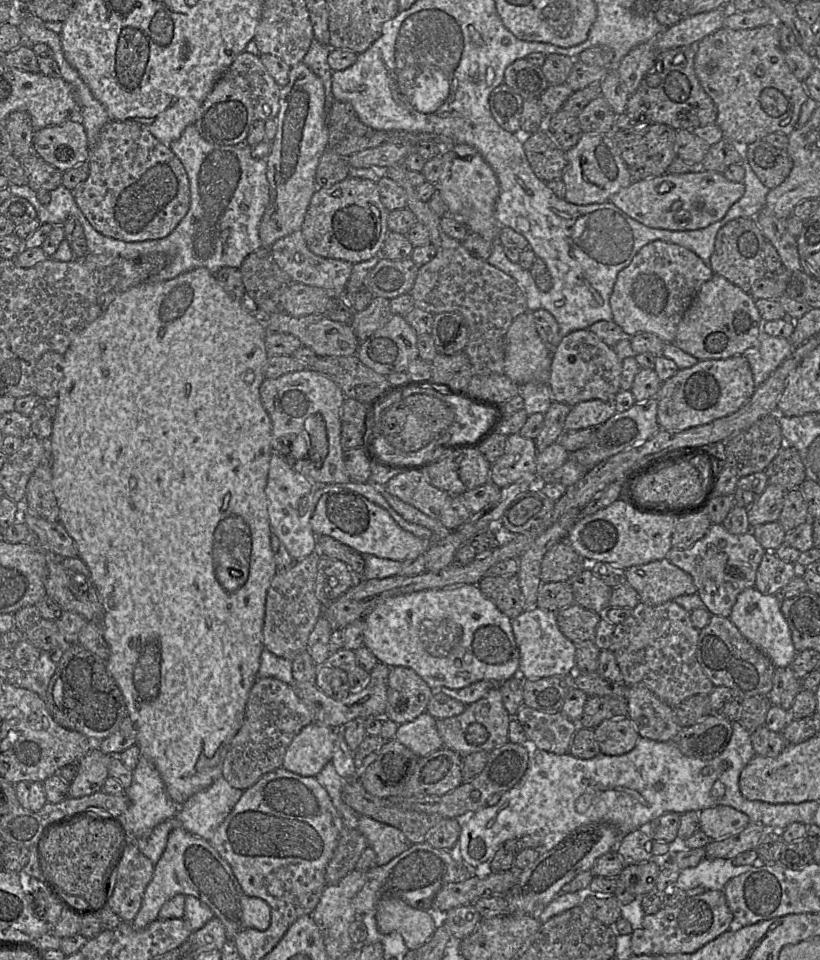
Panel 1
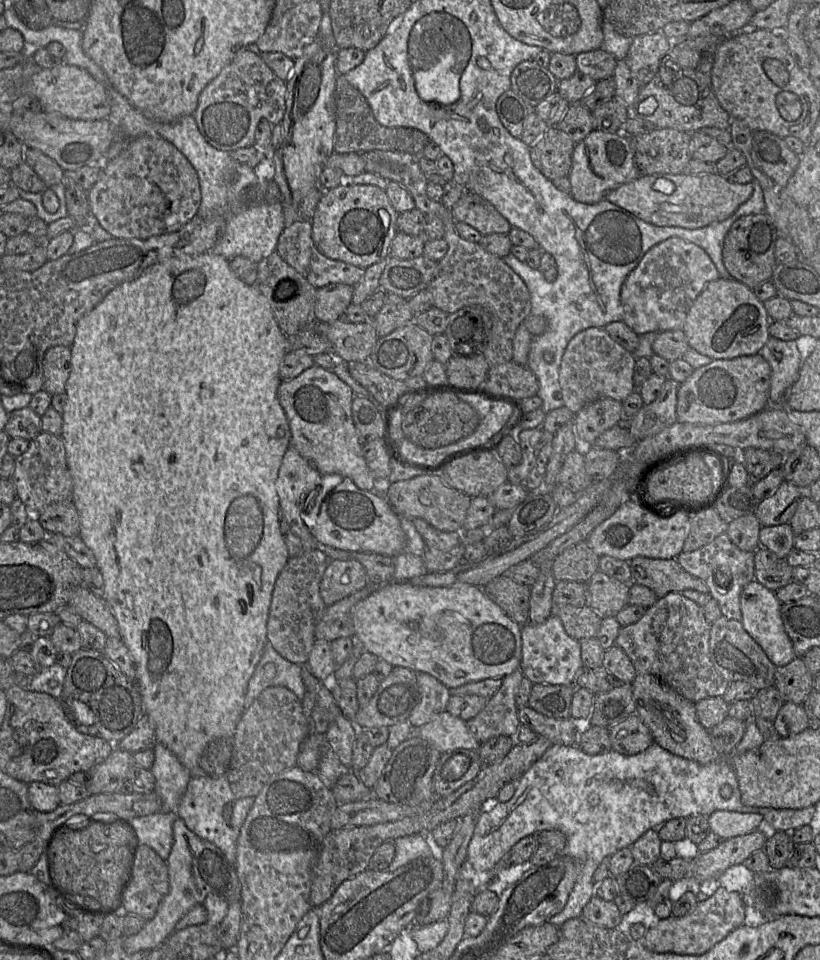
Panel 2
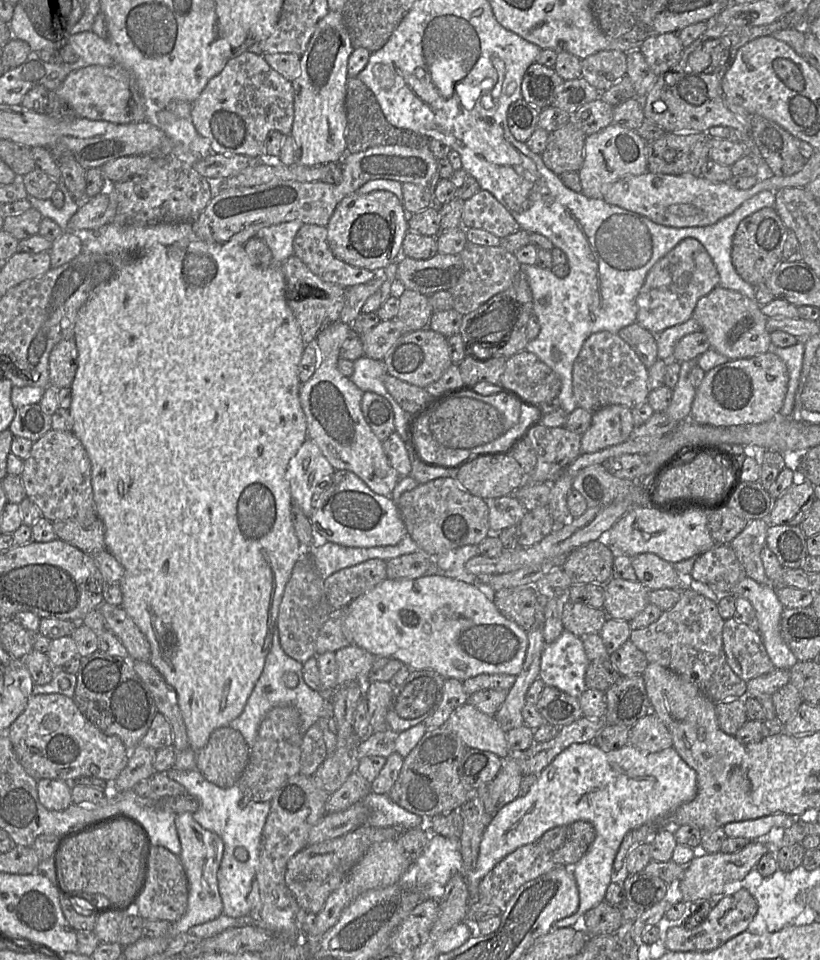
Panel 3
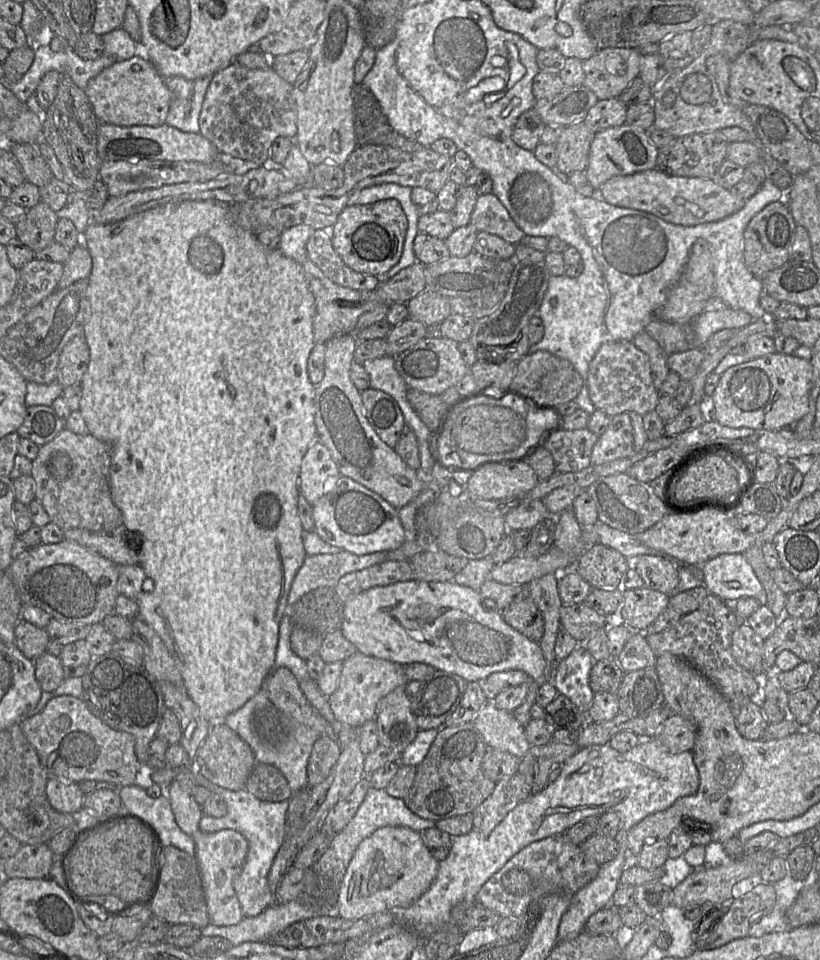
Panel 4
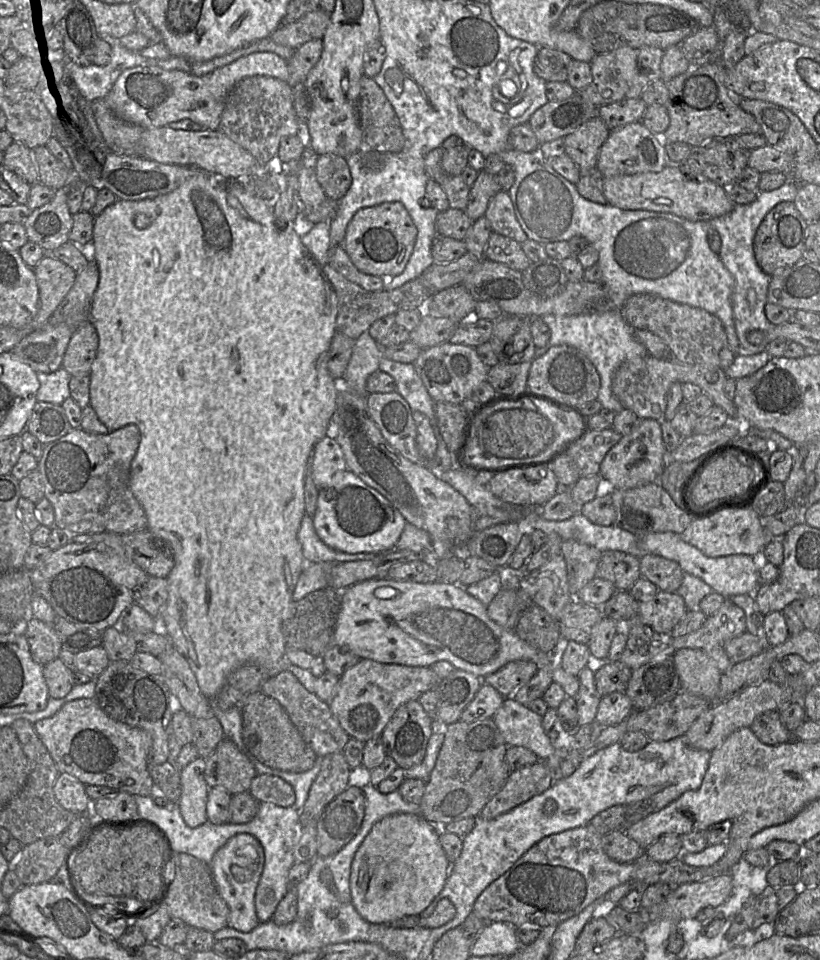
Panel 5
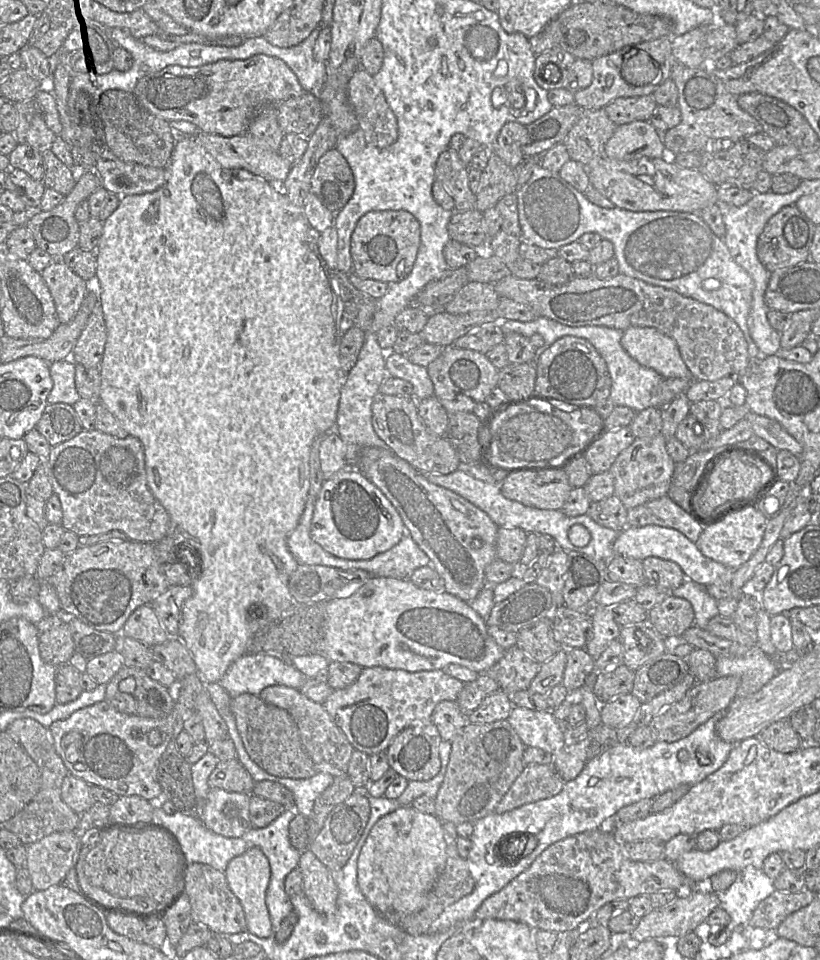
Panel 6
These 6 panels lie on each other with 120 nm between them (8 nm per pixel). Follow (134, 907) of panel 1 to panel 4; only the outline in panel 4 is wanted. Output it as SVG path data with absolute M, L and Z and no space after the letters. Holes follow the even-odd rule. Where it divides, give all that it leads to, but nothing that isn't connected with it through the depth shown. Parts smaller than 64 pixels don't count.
M173 846L160 847L156 856L158 879L146 907L152 915L169 924L190 925L202 929L209 924L200 868L195 856Z

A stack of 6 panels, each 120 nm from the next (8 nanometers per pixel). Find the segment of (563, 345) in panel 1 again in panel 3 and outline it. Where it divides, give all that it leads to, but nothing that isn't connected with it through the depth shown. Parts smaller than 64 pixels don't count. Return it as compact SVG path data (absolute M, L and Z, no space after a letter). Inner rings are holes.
M600 331L583 343L572 369L573 396L577 406L590 412L618 404L633 409L648 402L648 369L634 350L617 334Z

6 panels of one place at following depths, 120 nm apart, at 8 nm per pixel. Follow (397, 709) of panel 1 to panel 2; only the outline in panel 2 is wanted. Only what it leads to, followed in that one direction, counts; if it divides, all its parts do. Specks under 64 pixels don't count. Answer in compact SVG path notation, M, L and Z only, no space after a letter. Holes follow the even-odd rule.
M416 672L420 700L412 709L408 722L418 728L445 712L451 693L448 687L425 672Z

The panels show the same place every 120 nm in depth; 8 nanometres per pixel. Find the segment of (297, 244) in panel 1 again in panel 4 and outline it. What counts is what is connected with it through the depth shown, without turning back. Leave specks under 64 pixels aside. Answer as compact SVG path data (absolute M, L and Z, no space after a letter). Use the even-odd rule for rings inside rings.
M317 229L306 244L307 255L323 273L334 283L359 291L373 291L380 280L373 275L362 274L349 268L335 251L332 237Z

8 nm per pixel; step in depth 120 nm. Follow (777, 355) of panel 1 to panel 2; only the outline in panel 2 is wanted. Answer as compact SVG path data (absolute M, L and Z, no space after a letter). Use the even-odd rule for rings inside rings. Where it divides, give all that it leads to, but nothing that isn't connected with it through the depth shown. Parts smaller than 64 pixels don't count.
M770 337L765 345L769 348L769 354L771 357L771 363L769 363L771 367L771 385L769 392L769 403L778 403L780 402L780 400L784 400L784 405L785 405L785 396L789 388L794 384L794 382L798 379L799 376L800 368L802 365L800 352L794 341L781 341L776 338ZM775 351L782 354L782 358L780 360L776 359L774 355Z

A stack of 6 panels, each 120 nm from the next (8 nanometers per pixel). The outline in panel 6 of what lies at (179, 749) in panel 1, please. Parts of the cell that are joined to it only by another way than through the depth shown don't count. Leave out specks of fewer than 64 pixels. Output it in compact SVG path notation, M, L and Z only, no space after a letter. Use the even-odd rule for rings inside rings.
M176 136L167 169L167 181L158 190L121 198L116 210L103 221L102 236L94 251L98 305L107 330L107 341L99 365L100 403L129 435L139 439L143 445L148 487L170 517L166 536L181 542L179 556L182 550L187 550L193 558L189 547L197 553L200 565L197 563L197 576L191 584L193 592L184 604L176 637L191 653L203 681L216 683L236 659L249 652L249 645L260 630L257 614L251 613L253 607L258 606L271 623L296 603L289 592L288 581L298 562L287 547L287 538L297 526L308 500L312 445L335 428L345 378L340 365L344 304L319 253L317 239L320 233L310 225L303 206L293 205L286 194L277 192L268 181L247 170L223 168L189 136Z

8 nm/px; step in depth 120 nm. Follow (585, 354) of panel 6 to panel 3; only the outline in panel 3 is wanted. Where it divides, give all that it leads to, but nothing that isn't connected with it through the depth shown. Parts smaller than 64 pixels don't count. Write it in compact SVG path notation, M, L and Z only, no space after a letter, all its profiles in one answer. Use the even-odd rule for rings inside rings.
M526 350L506 359L499 383L496 385L530 403L552 400L561 389L560 376L535 354Z

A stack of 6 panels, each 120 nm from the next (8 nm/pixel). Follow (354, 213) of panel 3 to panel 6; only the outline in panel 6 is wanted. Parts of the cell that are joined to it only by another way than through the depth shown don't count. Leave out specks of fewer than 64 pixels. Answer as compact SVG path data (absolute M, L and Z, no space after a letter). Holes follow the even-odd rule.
M380 210L365 213L351 236L353 270L362 279L399 282L411 272L420 246L420 223L406 210Z

